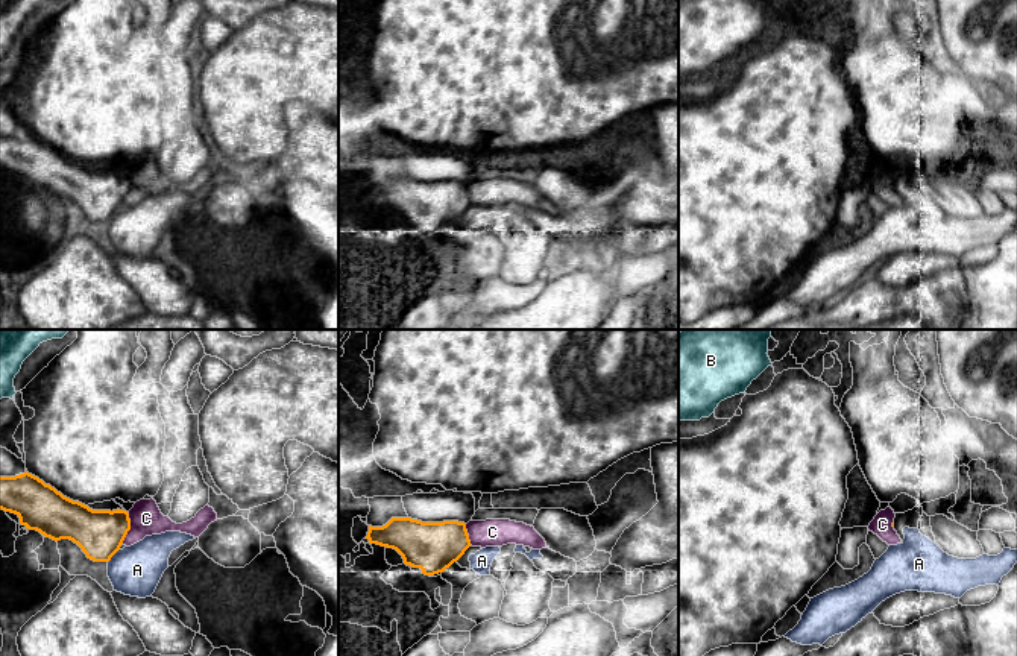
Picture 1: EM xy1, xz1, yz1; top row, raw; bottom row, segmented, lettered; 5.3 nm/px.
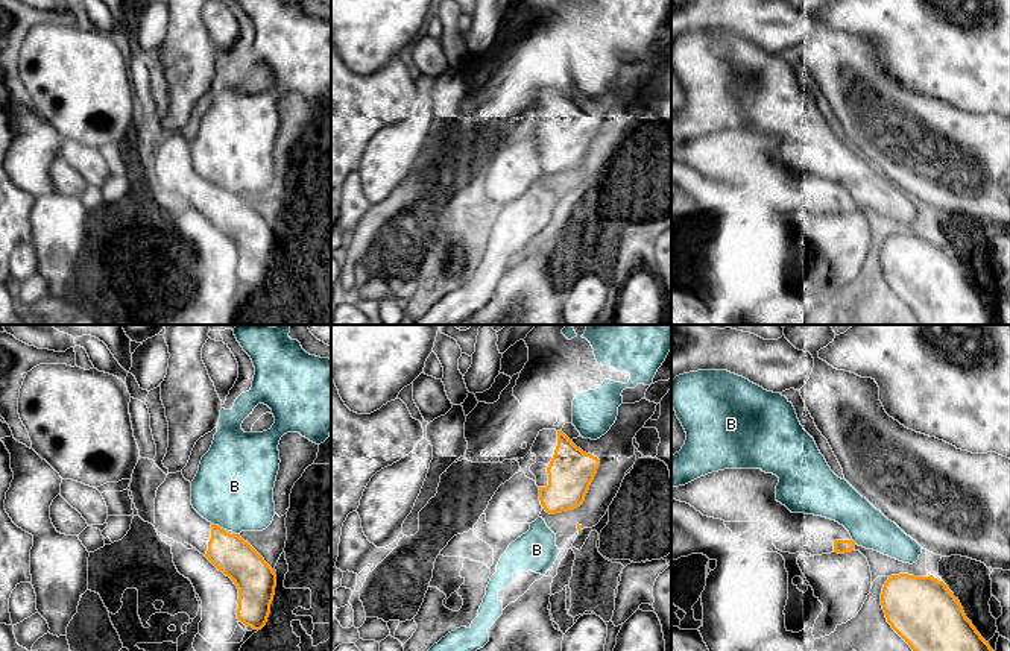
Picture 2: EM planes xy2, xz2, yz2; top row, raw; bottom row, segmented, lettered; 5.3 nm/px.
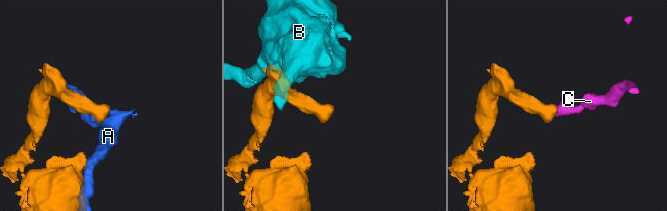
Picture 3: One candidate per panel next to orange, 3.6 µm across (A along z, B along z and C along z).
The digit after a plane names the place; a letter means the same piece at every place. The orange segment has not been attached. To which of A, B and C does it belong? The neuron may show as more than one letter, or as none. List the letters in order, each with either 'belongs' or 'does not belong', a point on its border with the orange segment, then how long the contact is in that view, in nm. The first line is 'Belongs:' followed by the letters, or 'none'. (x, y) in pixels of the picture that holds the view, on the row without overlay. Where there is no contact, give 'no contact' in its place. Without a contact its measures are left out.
Belongs: none
A: does not belong; meets orange in xy1 at (113, 214); contact 100 nm long
B: does not belong; meets orange in xy2 at (217, 185); contact 80 nm long
C: does not belong; meets orange in xy1 at (129, 187); contact 170 nm long

